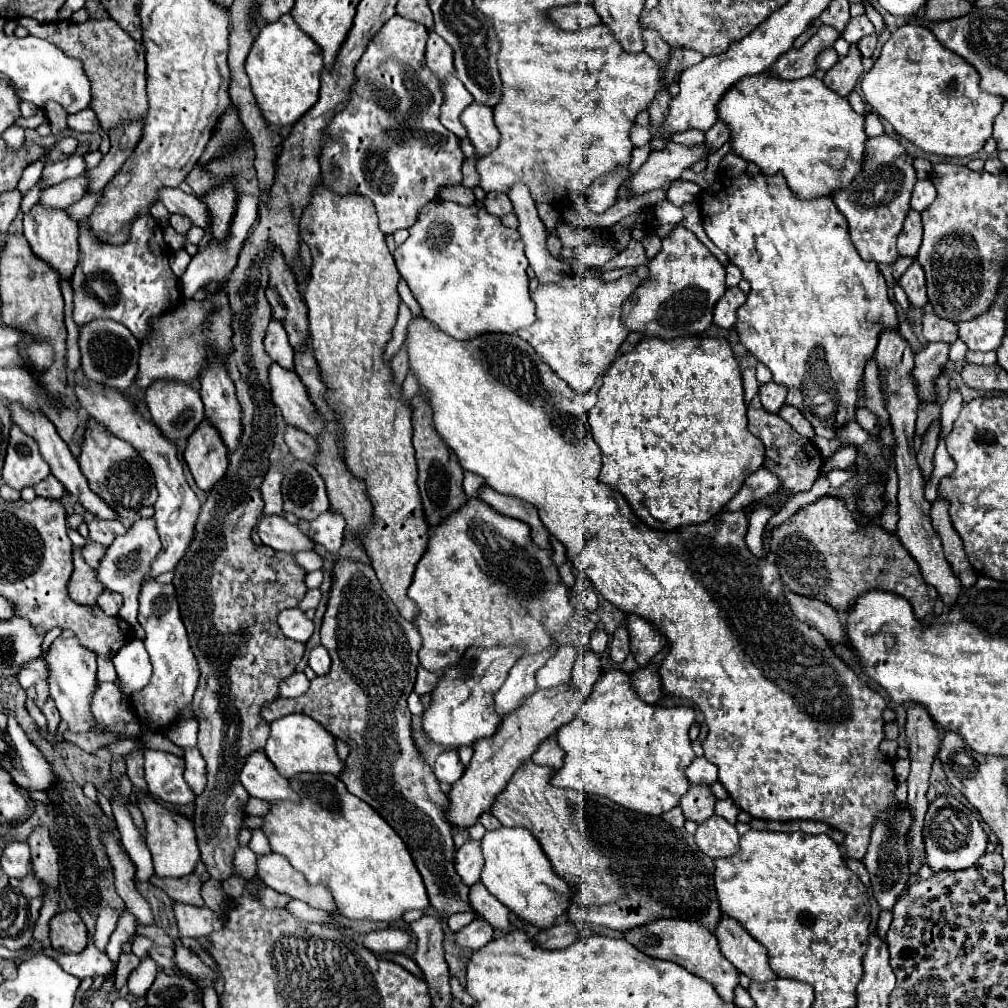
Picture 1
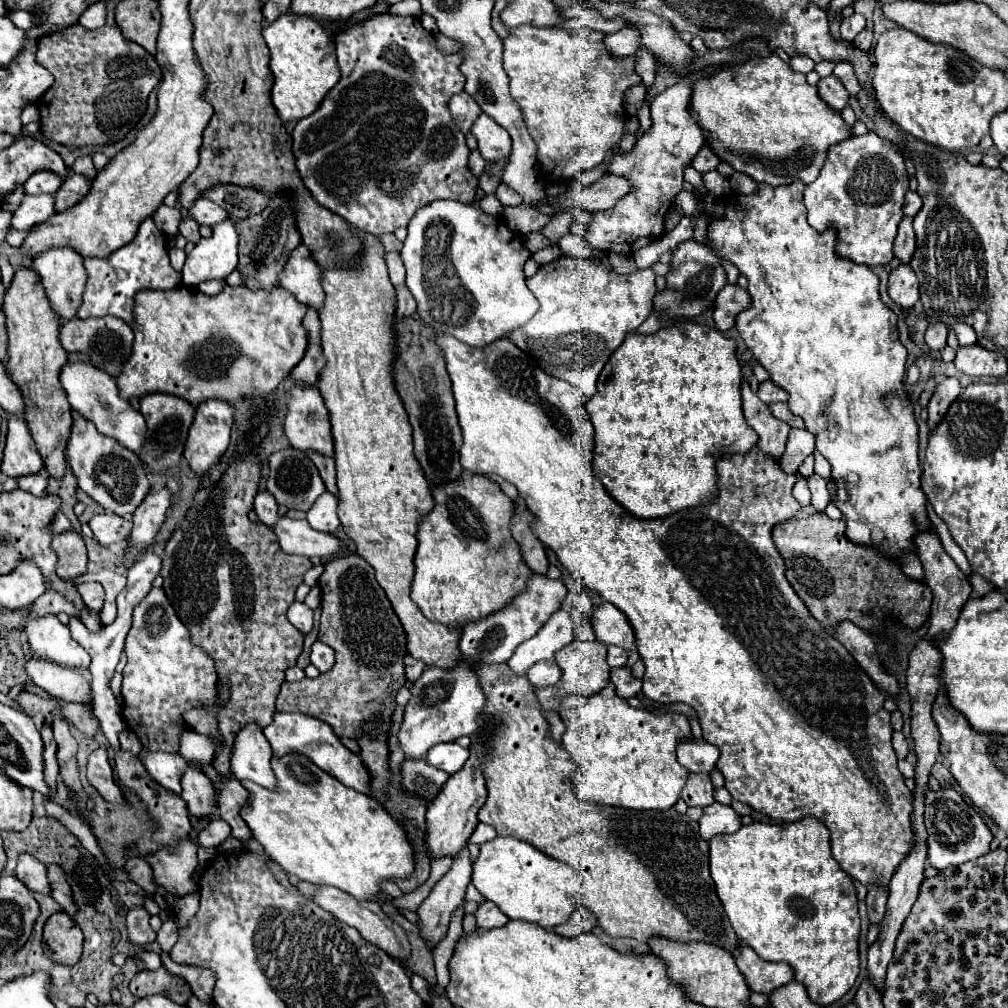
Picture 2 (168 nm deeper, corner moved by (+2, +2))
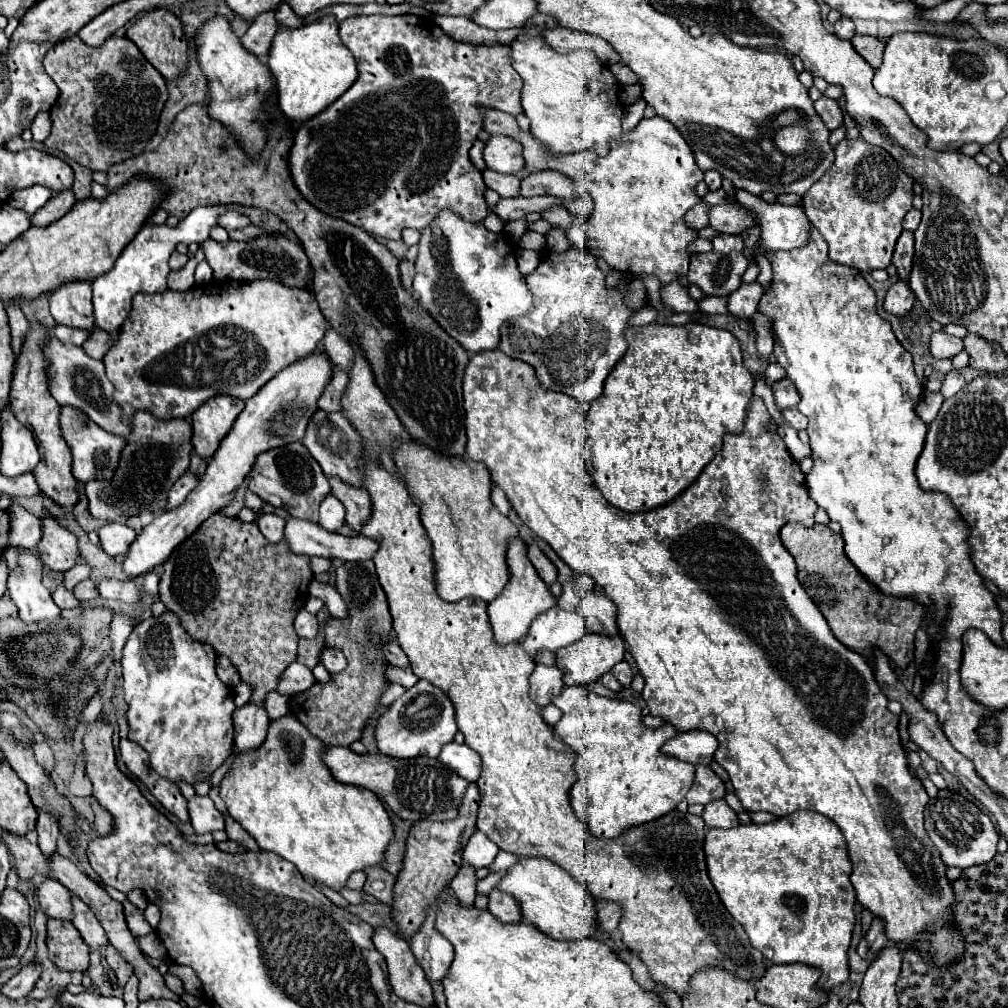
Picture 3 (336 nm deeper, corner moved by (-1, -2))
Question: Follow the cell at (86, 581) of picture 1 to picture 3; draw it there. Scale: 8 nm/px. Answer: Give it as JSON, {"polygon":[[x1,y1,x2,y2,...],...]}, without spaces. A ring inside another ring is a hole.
{"polygon":[[42,517,42,539,38,541,38,553,42,563,52,571,68,571,78,559,78,539,68,529,60,527,56,519]]}

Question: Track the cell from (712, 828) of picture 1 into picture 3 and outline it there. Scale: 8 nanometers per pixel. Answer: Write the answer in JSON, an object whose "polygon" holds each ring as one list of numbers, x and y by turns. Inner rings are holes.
{"polygon":[[716,799,716,801,708,803,702,817,704,817,704,821,706,821,706,827,732,829,732,827,738,825,738,815,736,815,736,811,734,811,724,799]]}

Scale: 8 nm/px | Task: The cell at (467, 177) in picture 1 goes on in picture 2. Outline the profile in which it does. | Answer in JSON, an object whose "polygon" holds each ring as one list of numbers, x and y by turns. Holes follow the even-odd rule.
{"polygon":[[473,149,471,155,469,155,469,169,475,177,481,177,483,171,485,171,485,159,481,157,481,153,477,149]]}

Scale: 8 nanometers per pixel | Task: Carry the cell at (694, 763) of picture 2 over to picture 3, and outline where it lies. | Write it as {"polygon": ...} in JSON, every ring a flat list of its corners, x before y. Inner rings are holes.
{"polygon":[[706,731,678,733,662,745,662,753,692,765,710,765,716,751,716,737]]}

